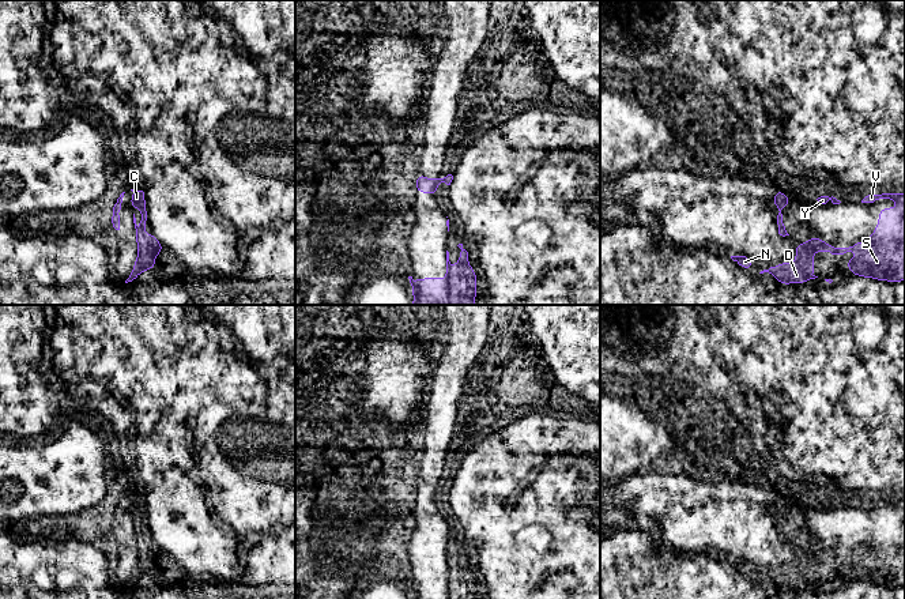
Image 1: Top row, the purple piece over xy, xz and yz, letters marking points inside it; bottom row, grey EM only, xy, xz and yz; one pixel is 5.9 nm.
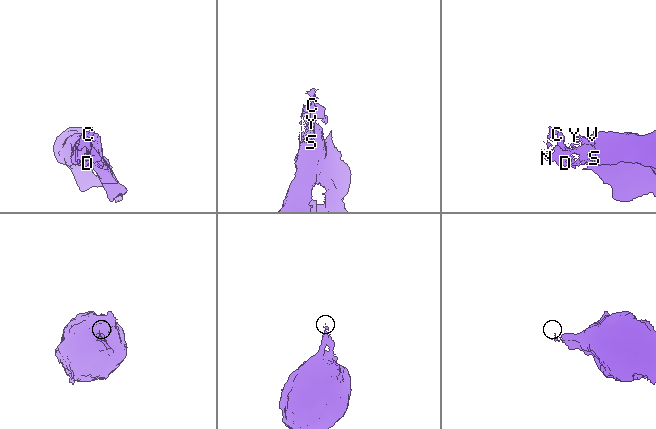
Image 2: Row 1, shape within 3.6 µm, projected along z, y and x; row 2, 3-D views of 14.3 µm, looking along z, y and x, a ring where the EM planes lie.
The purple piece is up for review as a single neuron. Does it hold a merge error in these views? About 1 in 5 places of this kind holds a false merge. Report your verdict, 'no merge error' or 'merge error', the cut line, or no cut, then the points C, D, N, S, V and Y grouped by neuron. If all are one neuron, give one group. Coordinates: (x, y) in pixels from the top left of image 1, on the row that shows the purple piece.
no merge error; cut none; groups C D N S V Y

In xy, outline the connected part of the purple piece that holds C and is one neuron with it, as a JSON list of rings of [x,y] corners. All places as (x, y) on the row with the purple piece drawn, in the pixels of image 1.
[[[131,189],[133,192],[131,207],[137,207],[142,212],[142,225],[136,225],[136,218],[133,214],[133,223],[136,229],[136,244],[139,245],[139,255],[136,259],[136,263],[132,268],[132,272],[129,278],[125,280],[125,283],[132,282],[136,279],[144,270],[154,270],[155,267],[155,255],[165,250],[165,248],[161,245],[161,242],[155,238],[154,234],[147,236],[144,233],[144,227],[147,227],[148,223],[148,212],[146,207],[144,200],[144,192],[137,189]]]

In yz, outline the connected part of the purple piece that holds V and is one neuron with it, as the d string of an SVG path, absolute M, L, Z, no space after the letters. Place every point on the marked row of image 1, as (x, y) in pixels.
M883 192L868 195L861 203L874 203L885 199L898 201L900 207L882 208L874 236L866 241L855 242L849 248L833 248L829 242L821 241L818 234L814 234L814 238L806 244L796 242L795 263L784 261L759 274L769 272L781 285L803 283L818 278L811 274L815 268L812 255L817 250L825 250L832 255L860 252L861 257L853 257L845 264L852 275L887 282L905 280L905 193Z

